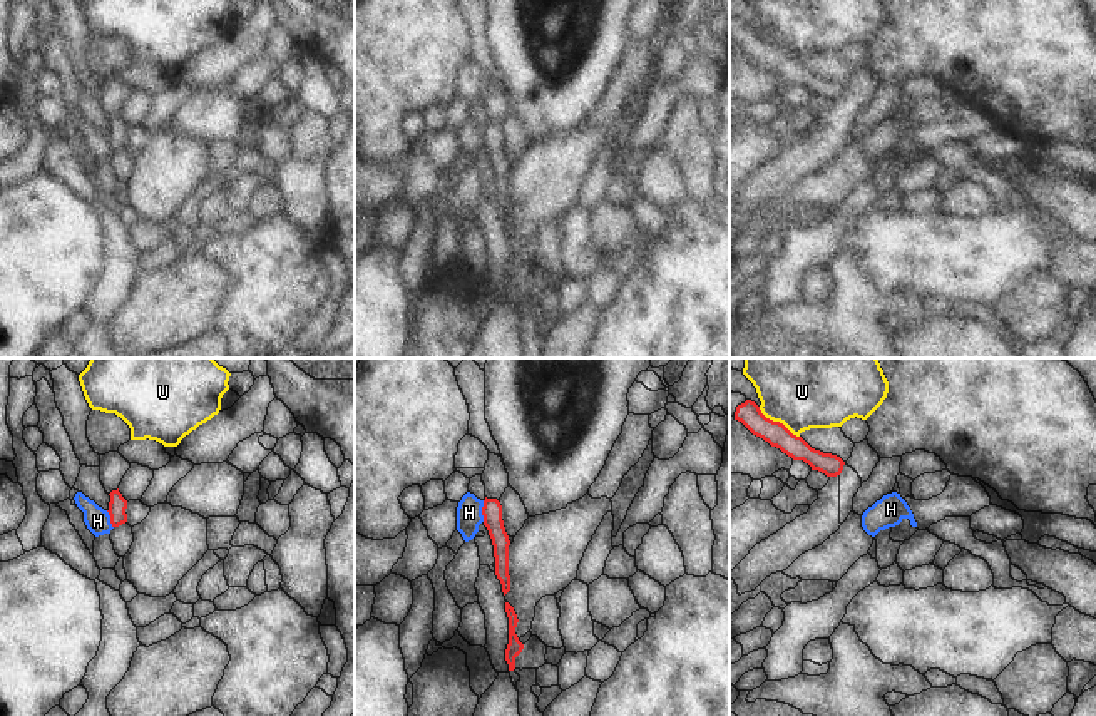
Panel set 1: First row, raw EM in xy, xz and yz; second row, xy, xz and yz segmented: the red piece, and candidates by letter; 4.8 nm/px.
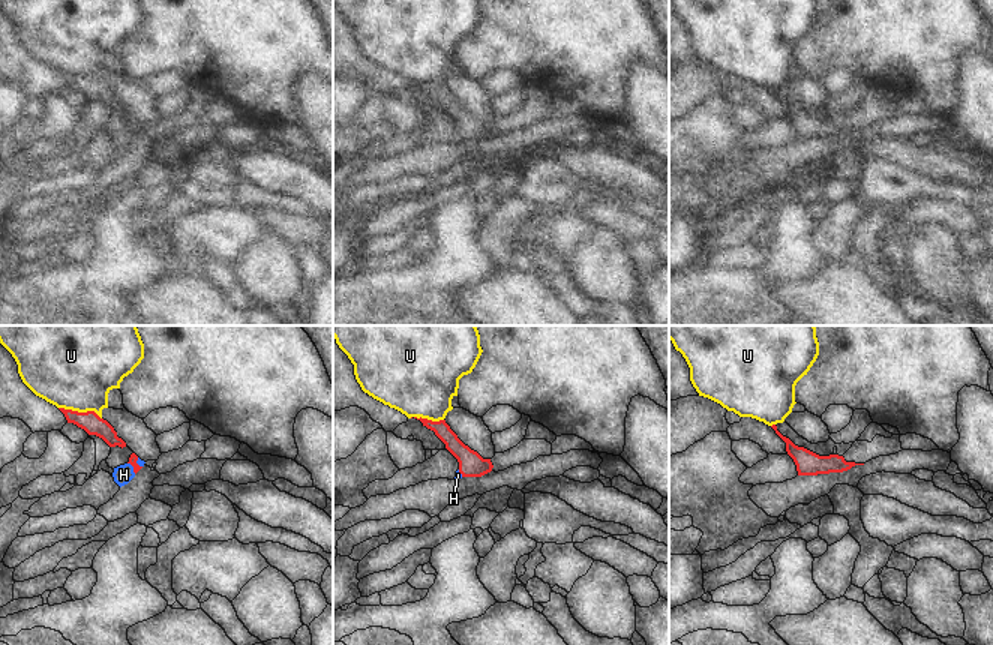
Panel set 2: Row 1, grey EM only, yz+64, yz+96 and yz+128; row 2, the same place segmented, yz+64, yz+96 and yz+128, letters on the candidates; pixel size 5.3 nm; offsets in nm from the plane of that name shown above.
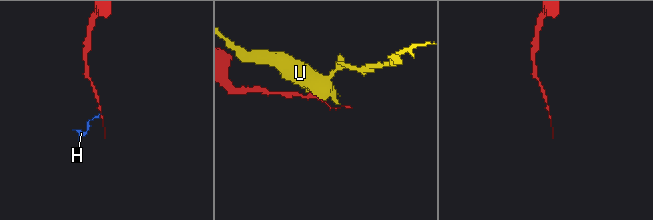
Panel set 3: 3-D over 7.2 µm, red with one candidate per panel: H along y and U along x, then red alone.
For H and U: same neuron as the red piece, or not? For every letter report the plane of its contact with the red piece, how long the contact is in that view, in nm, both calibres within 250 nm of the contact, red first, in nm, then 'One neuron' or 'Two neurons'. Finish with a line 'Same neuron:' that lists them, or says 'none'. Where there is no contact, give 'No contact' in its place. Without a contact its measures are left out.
H: Touches red in xz. Shared border 100 nm. Thickness 100 nm (red) against 130 nm. Two neurons
U: Touches red in yz. Shared border 240 nm. Thickness 110 nm (red) against 280 nm. Two neurons
Same neuron: none

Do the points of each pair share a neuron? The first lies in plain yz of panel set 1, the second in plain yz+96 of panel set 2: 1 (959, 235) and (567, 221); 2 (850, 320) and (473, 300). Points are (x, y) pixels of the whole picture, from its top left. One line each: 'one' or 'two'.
1: one
2: two

